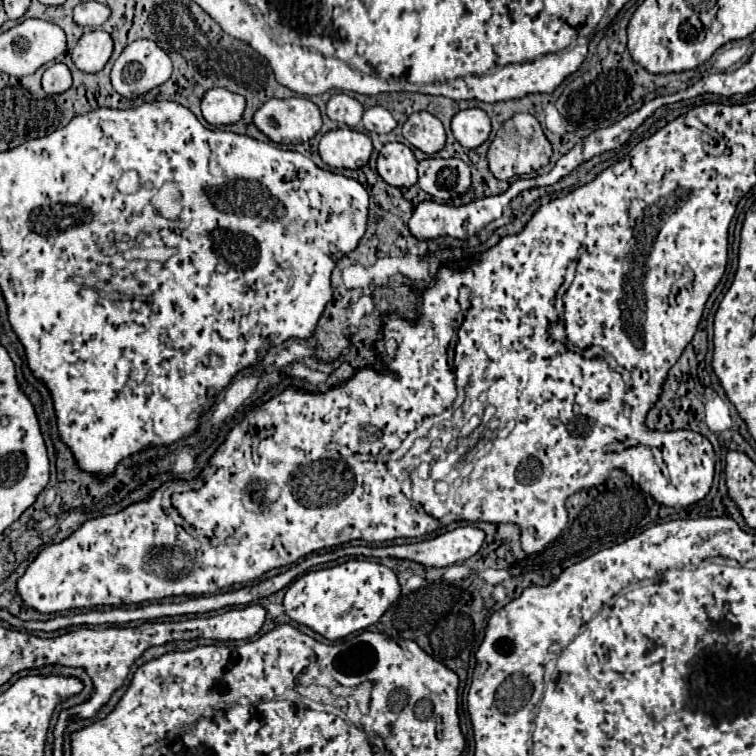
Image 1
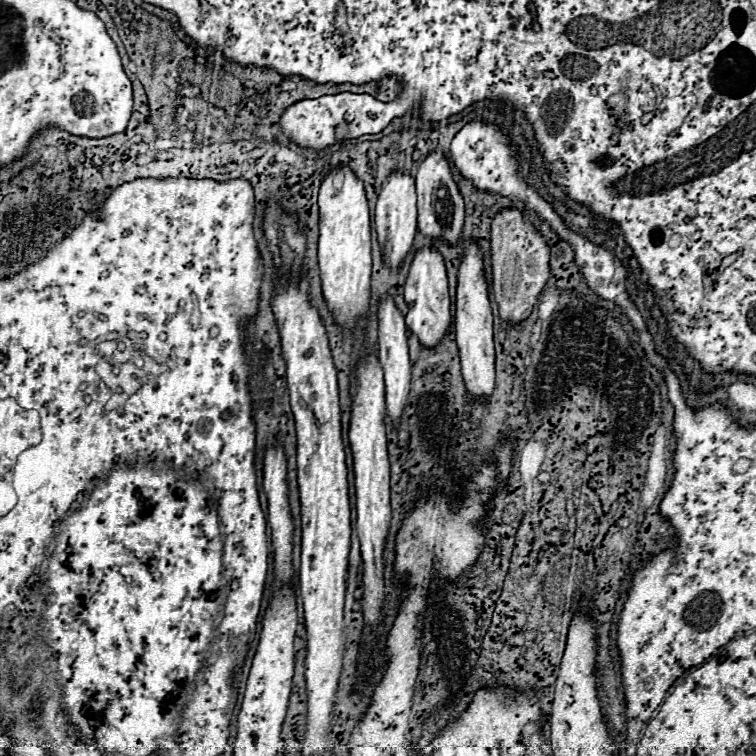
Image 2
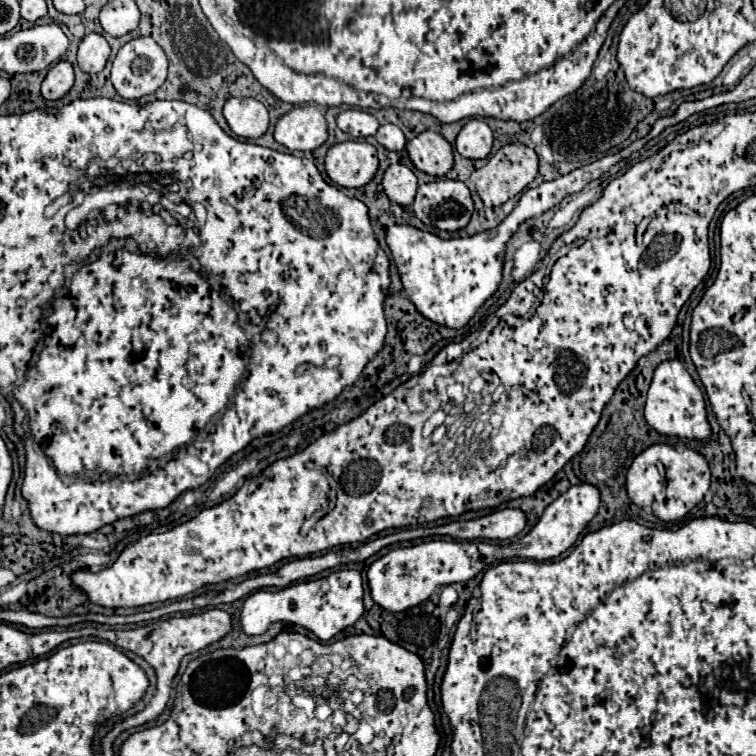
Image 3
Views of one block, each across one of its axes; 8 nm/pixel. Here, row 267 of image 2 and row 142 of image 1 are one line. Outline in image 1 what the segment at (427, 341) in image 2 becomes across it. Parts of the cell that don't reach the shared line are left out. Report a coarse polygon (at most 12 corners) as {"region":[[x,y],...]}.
{"region":[[414,112],[402,136],[428,156],[444,148],[446,132],[430,112]]}

